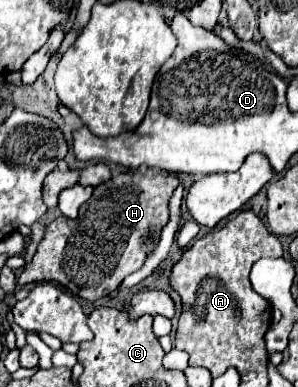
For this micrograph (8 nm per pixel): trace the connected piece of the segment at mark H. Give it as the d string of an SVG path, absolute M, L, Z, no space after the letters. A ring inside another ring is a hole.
M126 171L98 185L76 219L62 215L48 225L32 263L24 267L18 283L56 281L88 301L114 293L126 275L144 265L152 243L160 241L162 227L168 223L168 201L178 185L176 175L160 171Z

